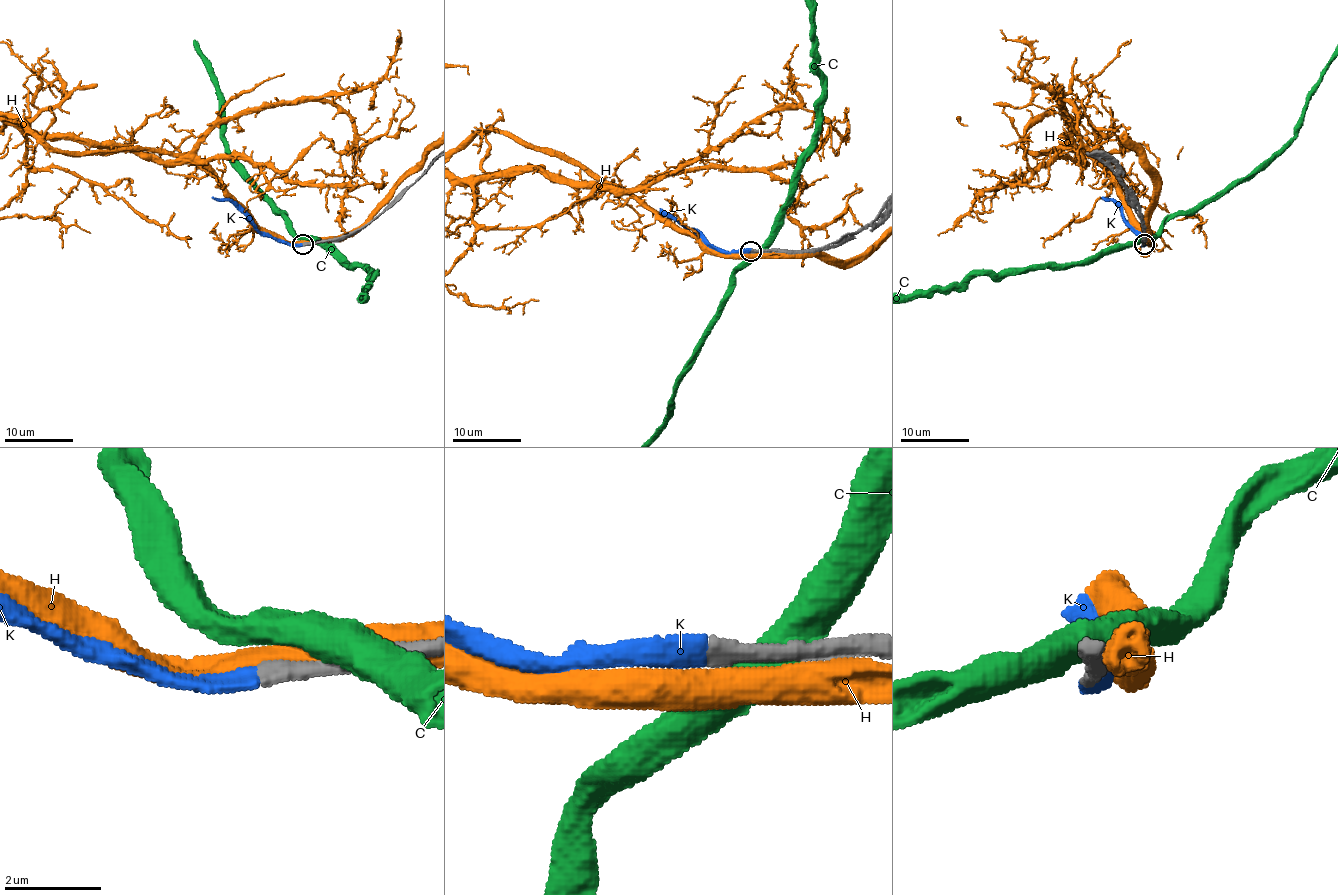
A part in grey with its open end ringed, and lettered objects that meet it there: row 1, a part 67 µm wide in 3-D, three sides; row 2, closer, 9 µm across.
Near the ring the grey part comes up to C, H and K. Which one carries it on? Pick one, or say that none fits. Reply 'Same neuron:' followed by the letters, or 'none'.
Same neuron: K

